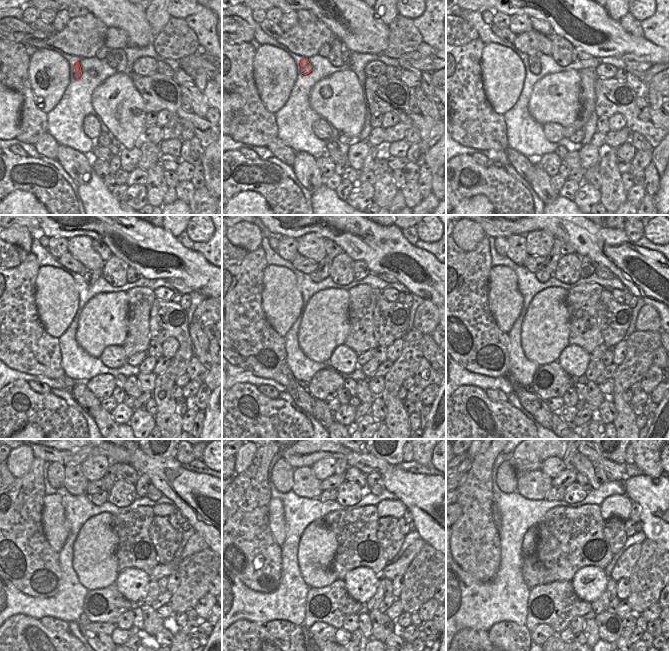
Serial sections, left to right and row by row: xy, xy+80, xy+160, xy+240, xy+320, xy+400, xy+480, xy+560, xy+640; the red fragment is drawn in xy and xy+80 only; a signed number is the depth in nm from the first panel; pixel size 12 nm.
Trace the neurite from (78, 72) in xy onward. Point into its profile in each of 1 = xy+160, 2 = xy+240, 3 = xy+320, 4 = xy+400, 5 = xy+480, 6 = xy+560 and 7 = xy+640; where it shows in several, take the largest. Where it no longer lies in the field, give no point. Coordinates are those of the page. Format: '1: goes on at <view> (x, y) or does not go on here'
1: goes on at xy+160 (534, 60)
2: goes on at xy+240 (95, 274)
3: goes on at xy+320 (323, 267)
4: goes on at xy+400 (552, 259)
5: goes on at xy+480 (109, 478)
6: goes on at xy+560 (341, 465)
7: goes on at xy+640 (567, 459)

